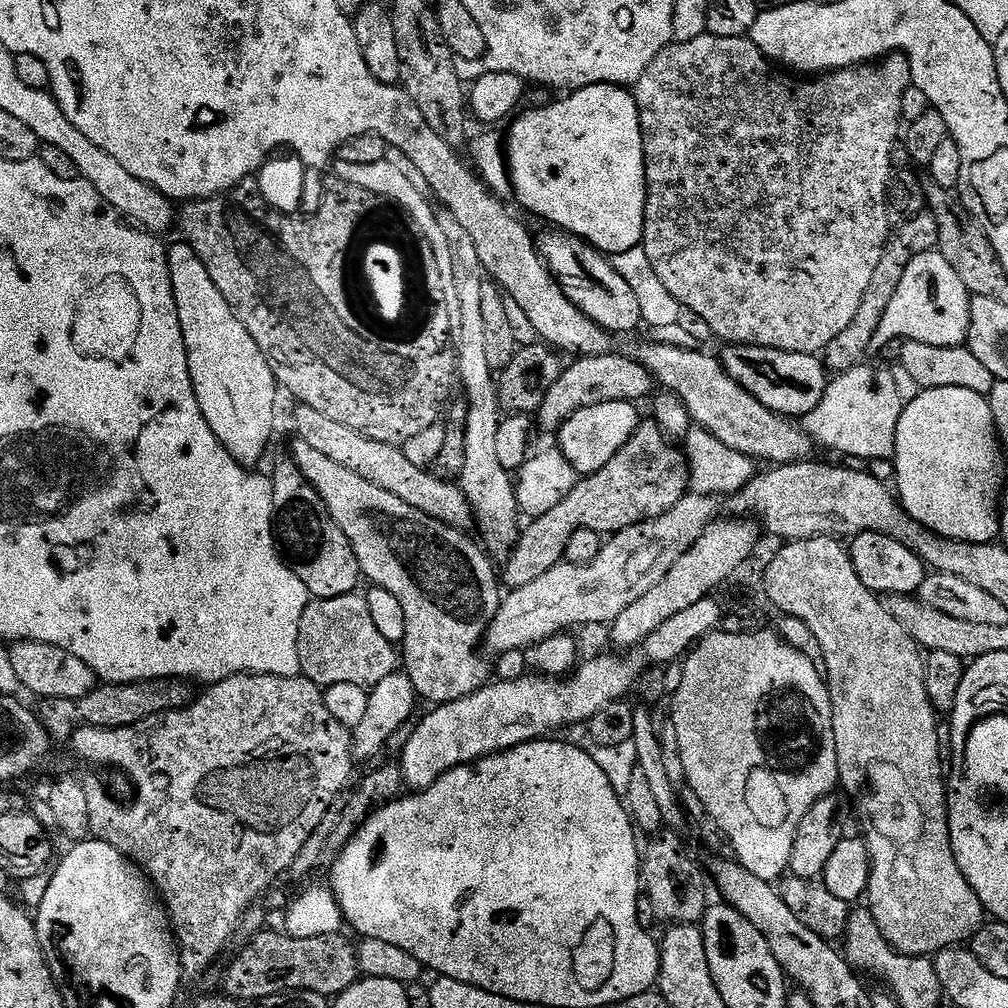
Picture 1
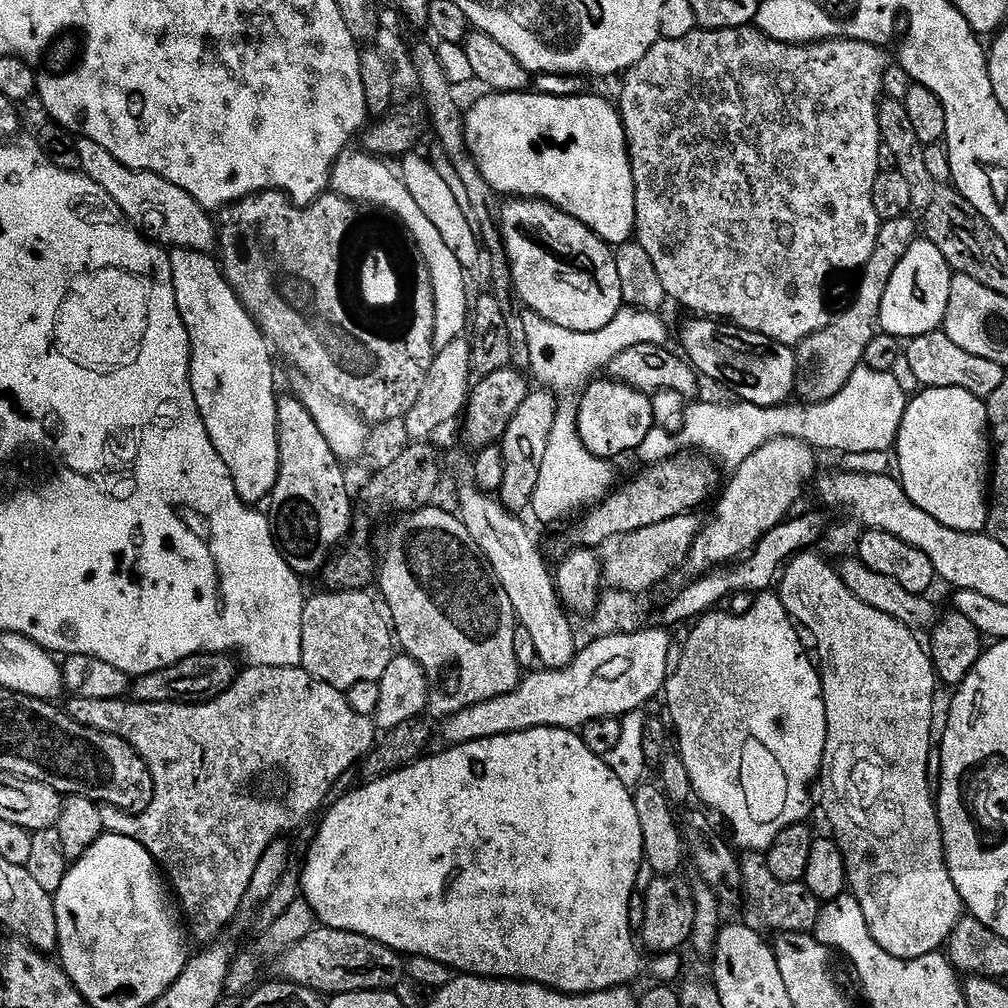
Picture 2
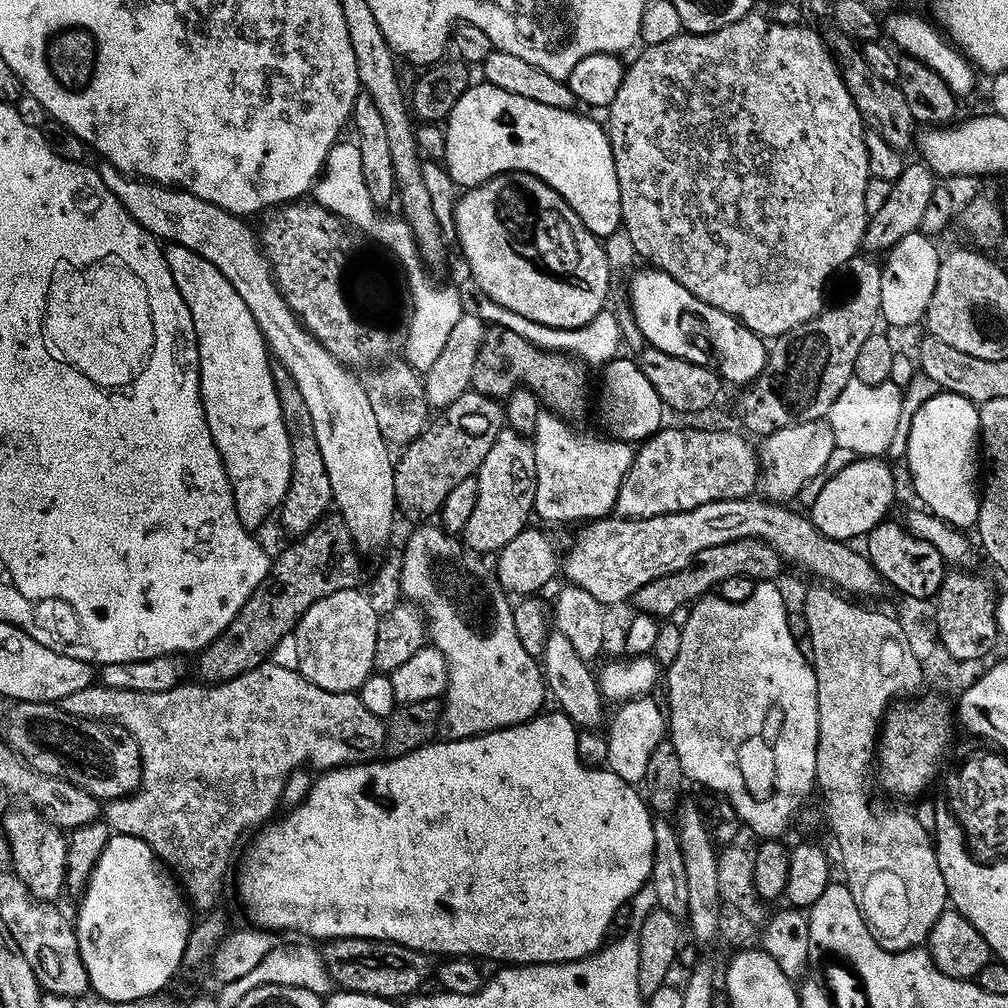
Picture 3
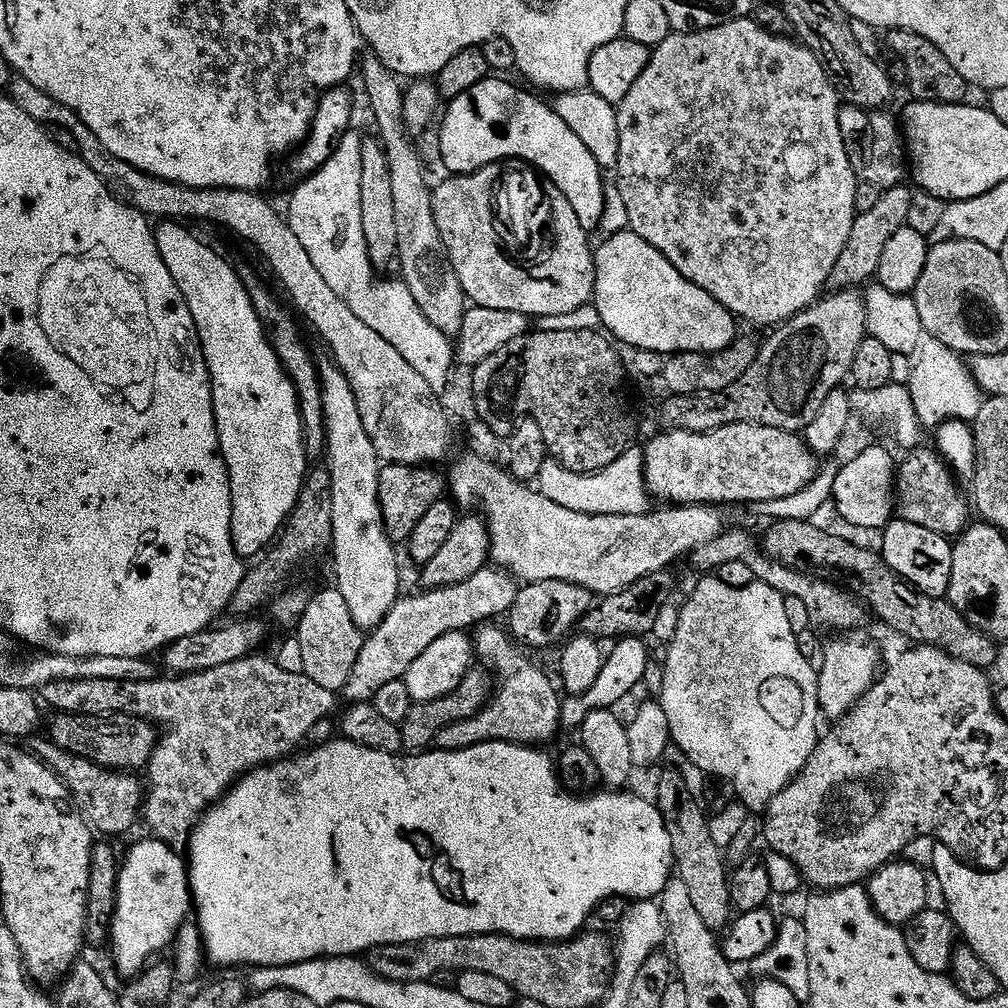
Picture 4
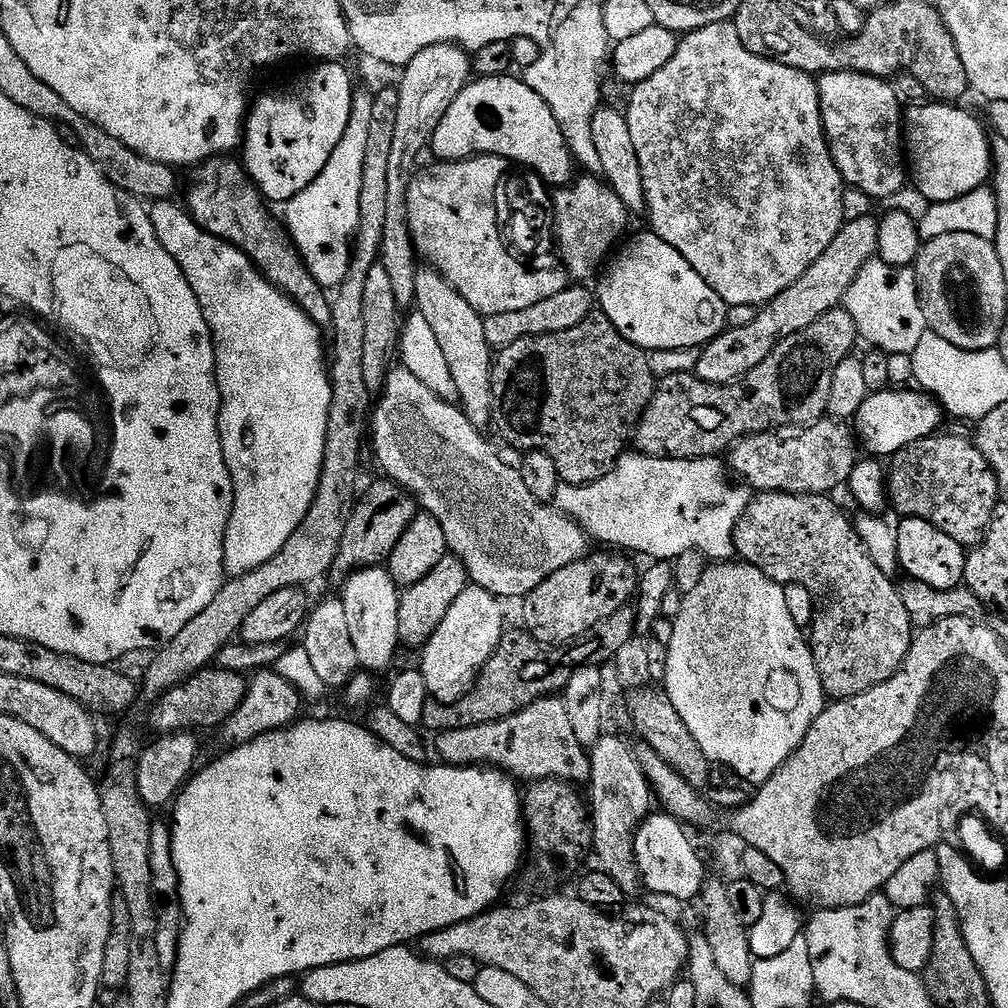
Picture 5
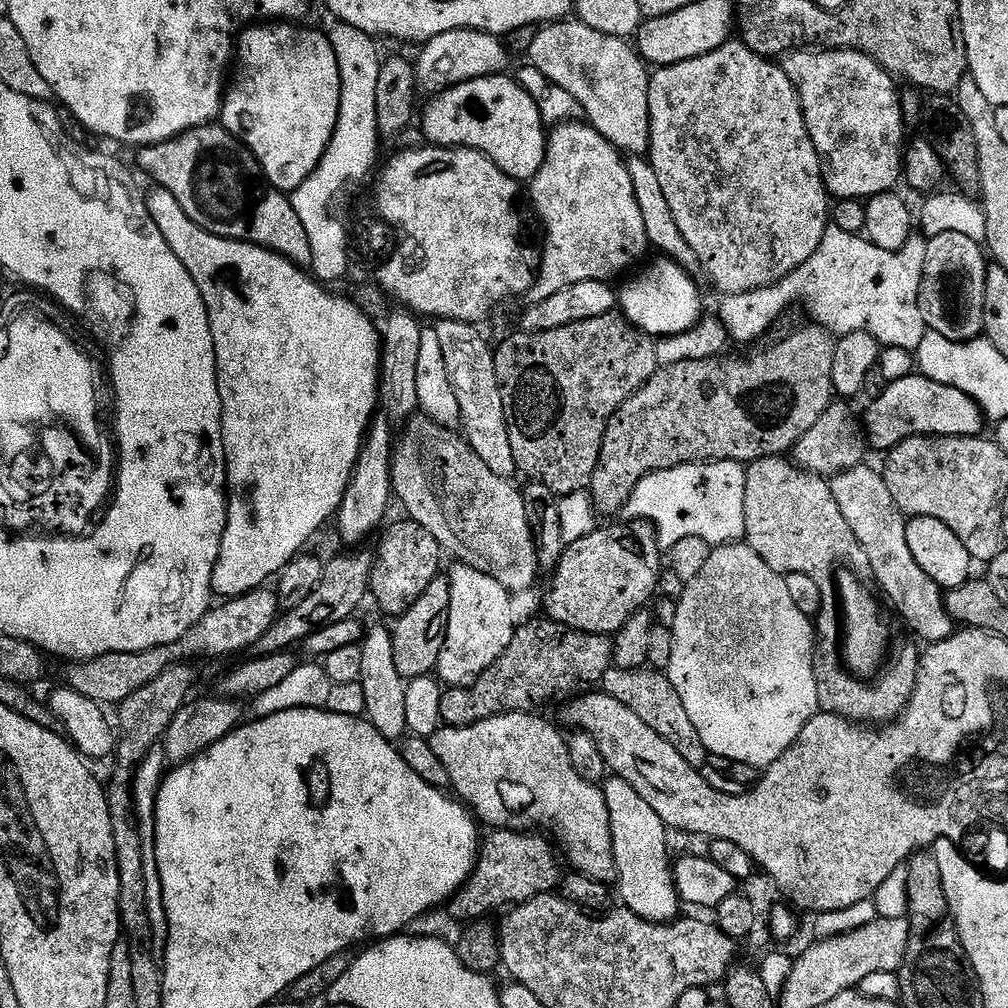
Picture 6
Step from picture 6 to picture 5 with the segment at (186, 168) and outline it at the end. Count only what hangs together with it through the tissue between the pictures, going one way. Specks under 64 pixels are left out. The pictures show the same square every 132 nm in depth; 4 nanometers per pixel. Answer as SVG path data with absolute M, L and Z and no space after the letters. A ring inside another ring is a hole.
M213 158L195 169L196 177L192 180L192 189L188 192L188 204L186 203L192 221L211 236L225 240L246 253L257 270L279 292L295 302L317 328L327 329L332 322L332 301L329 293L300 259L300 252L292 243L283 223L268 213L269 205L256 184L248 177L243 163L239 159L232 159L236 158Z

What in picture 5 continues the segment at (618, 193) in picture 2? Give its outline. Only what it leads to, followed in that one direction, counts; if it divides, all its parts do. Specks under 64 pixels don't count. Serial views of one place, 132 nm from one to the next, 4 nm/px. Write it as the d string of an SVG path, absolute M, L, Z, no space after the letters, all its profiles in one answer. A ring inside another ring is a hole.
M515 75L476 78L454 98L450 110L434 130L430 152L440 162L470 160L474 156L500 156L517 166L531 170L549 186L567 186L574 179L572 152L562 138L562 130L542 102L523 79Z

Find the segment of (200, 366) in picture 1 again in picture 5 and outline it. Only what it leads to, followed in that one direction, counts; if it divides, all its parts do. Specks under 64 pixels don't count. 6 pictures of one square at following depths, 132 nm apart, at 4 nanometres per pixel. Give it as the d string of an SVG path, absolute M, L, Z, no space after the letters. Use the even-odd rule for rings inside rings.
M157 200L151 205L150 211L154 230L158 234L158 242L162 242L166 254L173 256L178 262L182 274L186 274L186 282L190 282L190 290L194 290L194 294L202 306L202 314L212 331L212 341L216 347L216 381L220 387L220 441L222 442L222 454L226 458L226 466L230 470L234 486L234 506L224 539L224 571L229 577L245 576L247 572L258 570L258 566L270 562L270 558L274 558L274 554L278 554L278 550L282 550L282 546L286 546L286 542L290 542L290 534L294 534L294 530L298 530L298 526L302 526L302 522L314 502L322 474L322 462L326 454L326 430L332 401L332 378L329 365L326 363L325 345L324 348L320 345L321 329L317 328L316 324L295 302L284 293L279 292L257 270L256 265L252 263L246 253L238 250L233 244L219 240L206 230L202 230L192 221L191 215L181 205L180 208L176 202Z

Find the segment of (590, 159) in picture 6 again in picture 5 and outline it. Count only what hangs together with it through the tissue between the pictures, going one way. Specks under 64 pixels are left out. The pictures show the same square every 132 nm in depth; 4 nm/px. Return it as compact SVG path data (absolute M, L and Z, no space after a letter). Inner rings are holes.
M587 174L581 177L581 180L580 177L573 179L571 184L561 187L557 191L560 193L555 193L554 236L564 271L573 281L588 282L584 280L592 275L595 277L613 249L621 243L620 235L628 228L630 213L622 198L618 198L603 179Z

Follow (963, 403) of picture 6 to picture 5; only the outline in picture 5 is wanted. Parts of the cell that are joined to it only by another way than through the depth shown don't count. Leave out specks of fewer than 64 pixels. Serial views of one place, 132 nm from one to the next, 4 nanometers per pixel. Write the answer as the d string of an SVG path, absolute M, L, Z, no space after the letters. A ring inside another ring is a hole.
M888 390L892 392L873 391L862 402L858 414L854 417L854 428L859 439L869 448L871 455L876 458L891 458L901 452L906 446L918 442L927 436L937 435L941 431L940 416L942 409L931 396L923 391Z

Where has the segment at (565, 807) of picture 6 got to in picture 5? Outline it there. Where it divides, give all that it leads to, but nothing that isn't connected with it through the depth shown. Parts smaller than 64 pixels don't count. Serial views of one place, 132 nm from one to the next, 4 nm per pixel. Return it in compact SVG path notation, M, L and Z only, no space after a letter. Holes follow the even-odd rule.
M560 698L535 700L505 720L442 732L435 740L436 752L448 766L487 766L506 772L520 782L569 780L571 784L584 786L590 778L589 753L578 742L570 726L570 714L566 714Z

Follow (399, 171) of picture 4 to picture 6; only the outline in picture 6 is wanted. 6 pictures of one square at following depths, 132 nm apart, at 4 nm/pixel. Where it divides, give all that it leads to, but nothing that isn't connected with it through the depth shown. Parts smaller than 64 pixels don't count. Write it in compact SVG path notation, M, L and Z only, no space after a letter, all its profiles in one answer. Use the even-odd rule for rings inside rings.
M440 318L435 321L434 327L442 346L442 355L446 357L446 370L450 386L454 386L454 398L458 398L459 427L464 439L474 454L478 454L478 458L494 470L494 474L515 477L518 469L514 462L514 450L510 450L510 434L506 426L506 410L502 406L493 345L484 341L483 334L479 332L481 329L474 324Z

